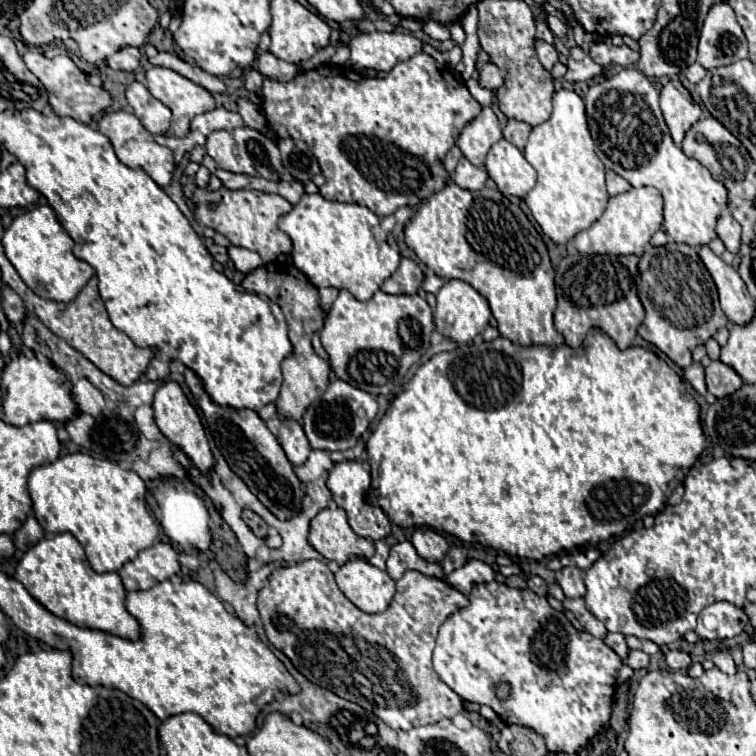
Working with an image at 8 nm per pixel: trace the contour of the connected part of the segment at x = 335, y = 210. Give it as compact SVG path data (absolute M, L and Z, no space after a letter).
M303 194L303 198L293 206L293 210L279 220L279 228L293 240L293 264L303 270L303 274L315 284L315 286L333 286L337 290L349 290L357 300L369 300L381 284L399 268L401 254L397 246L397 232L403 230L405 222L411 216L403 216L401 210L397 210L391 216L377 216L365 206L359 204L343 204L343 202L331 202L325 200L321 194Z

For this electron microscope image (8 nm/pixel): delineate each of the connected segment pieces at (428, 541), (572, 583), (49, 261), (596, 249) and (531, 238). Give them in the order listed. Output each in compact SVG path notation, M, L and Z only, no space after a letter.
M417 528L411 536L417 554L427 562L443 562L449 552L449 542L431 528Z
M567 566L557 574L557 584L563 588L567 598L581 598L585 594L583 572L577 566Z
M37 206L19 214L3 234L3 246L9 262L21 280L39 296L57 302L71 302L95 270L73 256L73 238L65 232L51 206Z
M631 188L619 196L609 198L605 214L587 230L573 238L573 244L583 254L635 254L643 256L651 236L663 224L663 196L655 188Z
M453 182L447 184L441 192L433 194L427 202L423 202L423 204L419 206L417 214L409 220L409 224L405 226L405 244L407 244L407 246L419 256L419 260L421 260L427 268L431 268L437 276L441 276L441 278L445 278L445 280L451 280L451 278L463 280L463 282L471 284L481 296L485 296L487 302L489 302L489 306L491 306L491 312L493 312L493 316L495 316L495 320L497 320L497 324L499 324L497 328L499 328L501 336L509 338L511 342L515 342L515 344L519 344L519 346L561 346L561 344L565 342L563 336L561 336L561 334L555 330L555 326L553 326L553 312L555 312L555 306L557 306L557 298L555 298L553 266L551 266L551 262L549 262L547 248L545 248L545 244L543 244L539 232L533 228L533 224L529 222L529 218L523 214L523 210L521 210L519 206L515 206L511 200L507 200L503 194L499 196L499 190L489 190L489 188L485 188L485 190L481 190L479 194L471 194L469 190L463 190L463 188L459 188L457 184L453 184Z

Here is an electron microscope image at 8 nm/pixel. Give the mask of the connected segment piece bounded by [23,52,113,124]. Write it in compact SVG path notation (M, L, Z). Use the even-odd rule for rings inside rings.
M27 52L23 54L23 62L25 66L39 78L39 82L45 86L47 90L47 98L49 98L49 104L53 106L53 112L57 116L69 116L77 122L83 122L83 124L91 124L91 120L107 110L111 106L111 94L101 88L101 86L93 86L87 82L87 74L81 72L75 62L61 54L61 56L55 56L55 58L45 58L41 52Z

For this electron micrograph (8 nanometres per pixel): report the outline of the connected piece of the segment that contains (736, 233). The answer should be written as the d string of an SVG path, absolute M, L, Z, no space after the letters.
M725 210L721 216L719 216L719 222L717 222L717 236L723 240L725 248L733 254L739 252L741 248L741 226L739 222L731 216L729 210Z

